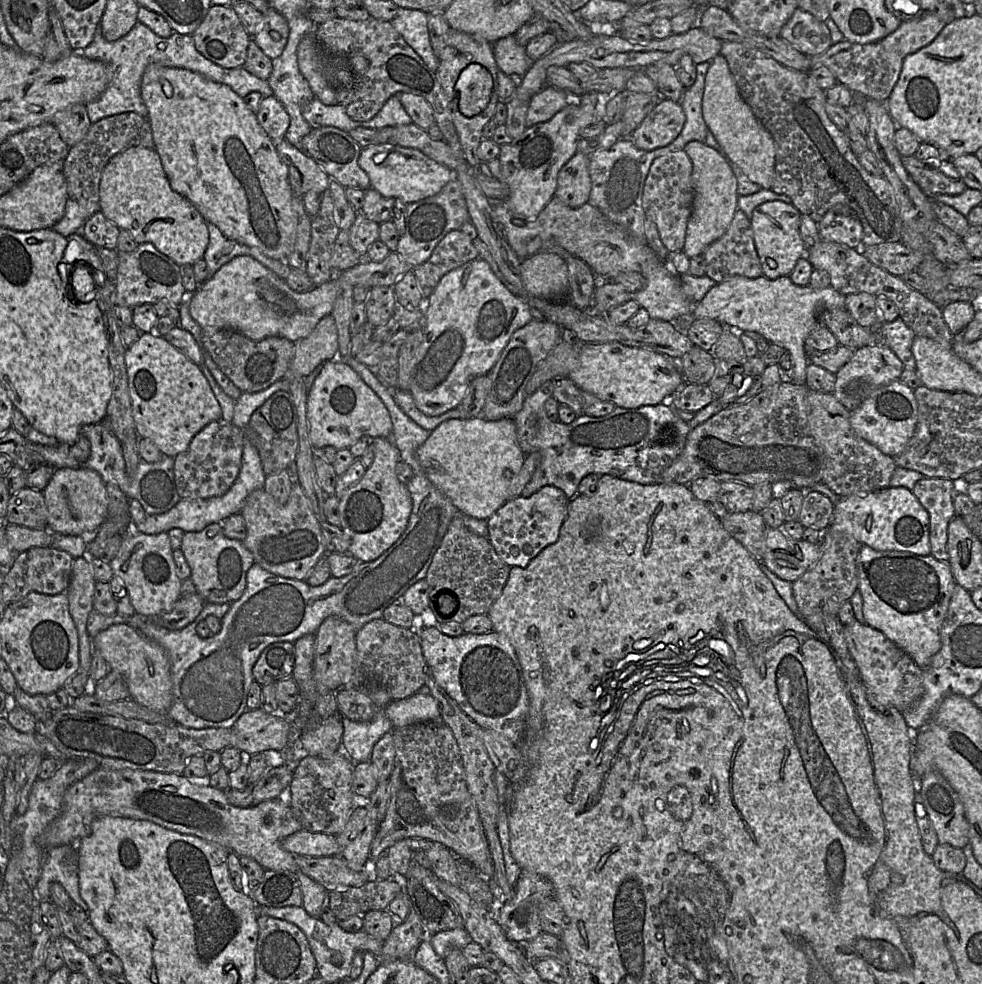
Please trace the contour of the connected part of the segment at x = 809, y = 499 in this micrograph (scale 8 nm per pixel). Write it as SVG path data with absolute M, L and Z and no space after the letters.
M817 491L804 493L798 521L805 528L825 531L832 521L834 504L824 494Z

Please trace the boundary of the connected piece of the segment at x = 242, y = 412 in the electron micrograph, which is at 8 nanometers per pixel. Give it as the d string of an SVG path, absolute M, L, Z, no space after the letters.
M280 379L260 392L242 392L241 396L235 401L232 423L238 428L246 430L249 427L252 414L279 390L289 391L289 381L287 379Z

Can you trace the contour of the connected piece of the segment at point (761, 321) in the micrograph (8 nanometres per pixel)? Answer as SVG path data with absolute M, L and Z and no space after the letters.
M733 276L727 281L717 283L705 297L694 305L694 319L713 319L726 327L738 328L740 331L752 331L760 334L770 343L777 344L790 353L793 360L789 379L796 384L806 383L808 356L805 340L810 332L820 323L820 315L835 309L845 308L845 295L831 286L823 289L795 285L789 276L769 279L765 276L747 278Z

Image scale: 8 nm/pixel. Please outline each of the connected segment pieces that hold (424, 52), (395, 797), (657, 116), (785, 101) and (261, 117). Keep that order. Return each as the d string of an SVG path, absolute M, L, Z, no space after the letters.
M399 7L390 23L426 66L435 72L439 66L439 59L430 44L427 21L428 14L424 11Z
M443 722L416 723L392 730L395 749L394 766L389 778L390 799L384 819L379 823L371 843L369 860L376 861L397 841L408 838L423 838L439 842L457 858L470 862L486 879L494 873L487 837L475 802L468 791L459 747L451 729Z
M662 99L634 130L630 138L641 150L651 151L665 147L680 135L685 121L686 115L679 102Z
M722 41L720 53L726 58L738 90L755 116L771 133L775 144L775 170L771 190L787 195L799 212L819 223L824 214L837 204L852 208L863 226L862 247L901 241L902 221L890 183L865 170L850 148L844 130L828 117L826 92L809 73L783 66L760 50L739 42Z
M274 95L262 98L256 118L274 143L284 139L290 117L282 103Z

